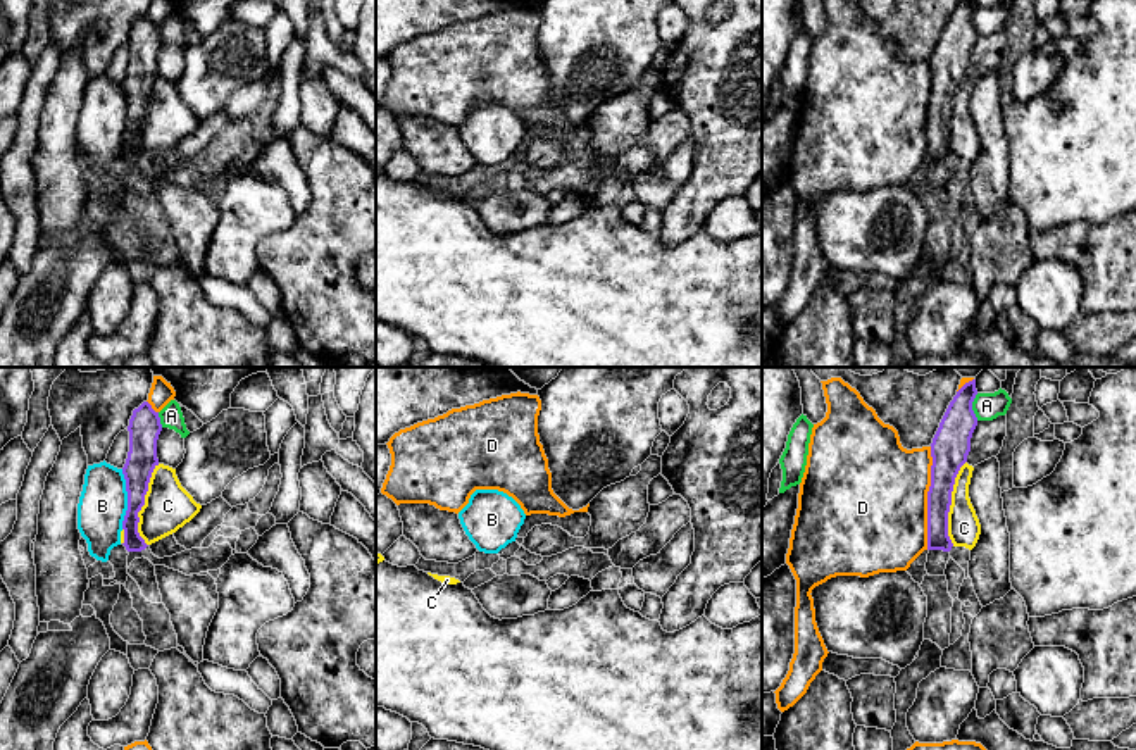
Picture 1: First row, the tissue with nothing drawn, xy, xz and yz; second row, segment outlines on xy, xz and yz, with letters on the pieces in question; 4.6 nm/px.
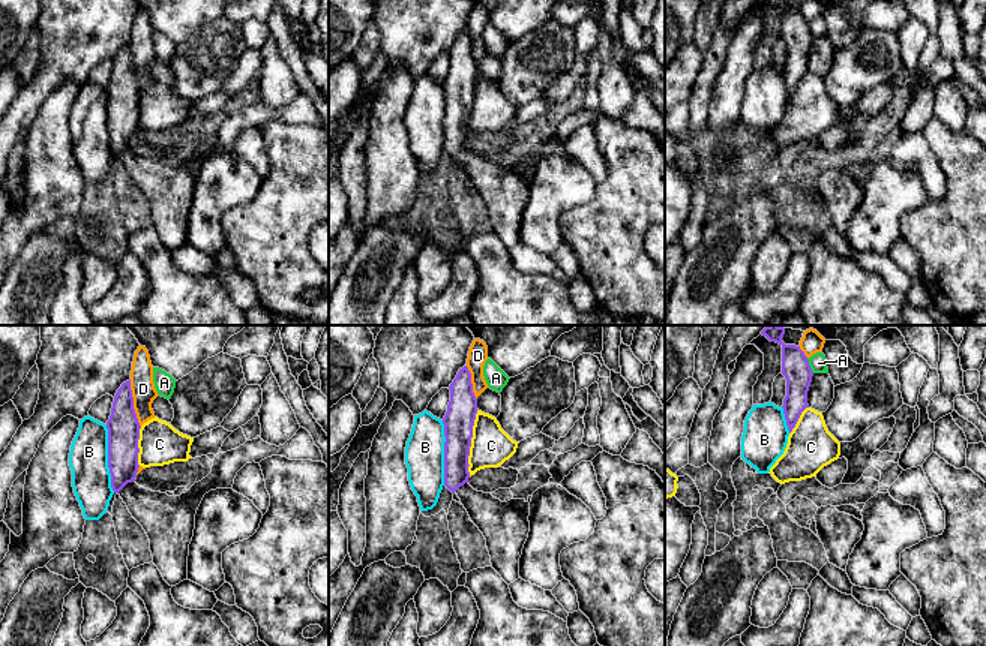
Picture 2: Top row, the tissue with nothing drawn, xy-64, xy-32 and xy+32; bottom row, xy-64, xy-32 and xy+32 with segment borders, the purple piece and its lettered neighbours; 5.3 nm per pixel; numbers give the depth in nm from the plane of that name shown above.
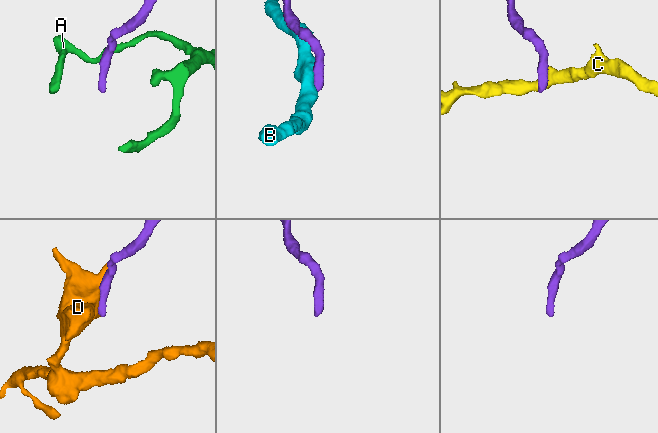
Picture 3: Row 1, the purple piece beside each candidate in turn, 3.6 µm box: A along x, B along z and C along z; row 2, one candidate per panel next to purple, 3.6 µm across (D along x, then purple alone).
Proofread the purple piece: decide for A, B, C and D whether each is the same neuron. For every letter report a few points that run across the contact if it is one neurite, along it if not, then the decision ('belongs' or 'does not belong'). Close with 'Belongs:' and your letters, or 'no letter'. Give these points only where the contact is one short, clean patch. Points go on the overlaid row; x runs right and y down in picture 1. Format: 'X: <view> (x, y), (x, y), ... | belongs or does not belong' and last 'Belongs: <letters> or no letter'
A: yz (978, 393), (973, 402), (976, 419) | does not belong
B: does not belong
C: yz (966, 461), (955, 478), (948, 512), (948, 538), (952, 545) | does not belong
D: does not belong
Belongs: no letter

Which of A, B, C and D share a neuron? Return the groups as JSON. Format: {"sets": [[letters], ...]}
{"sets": [["A"], ["B"], ["C"], ["D"]]}

